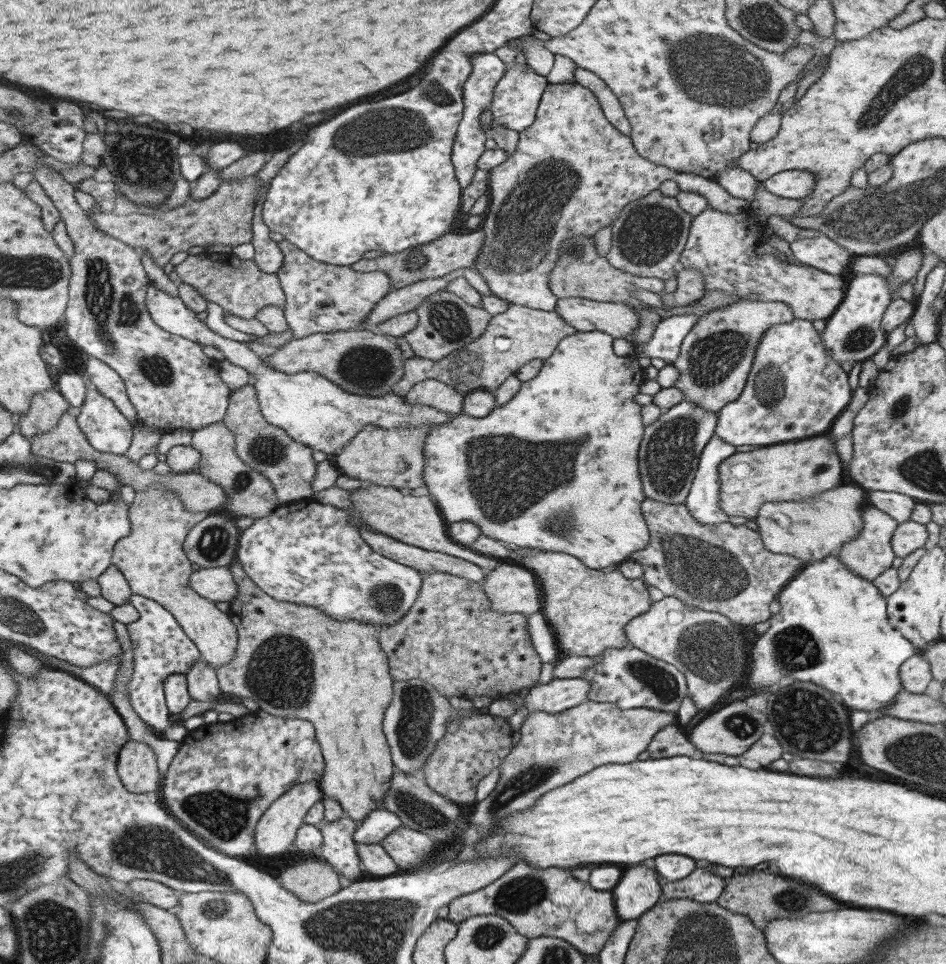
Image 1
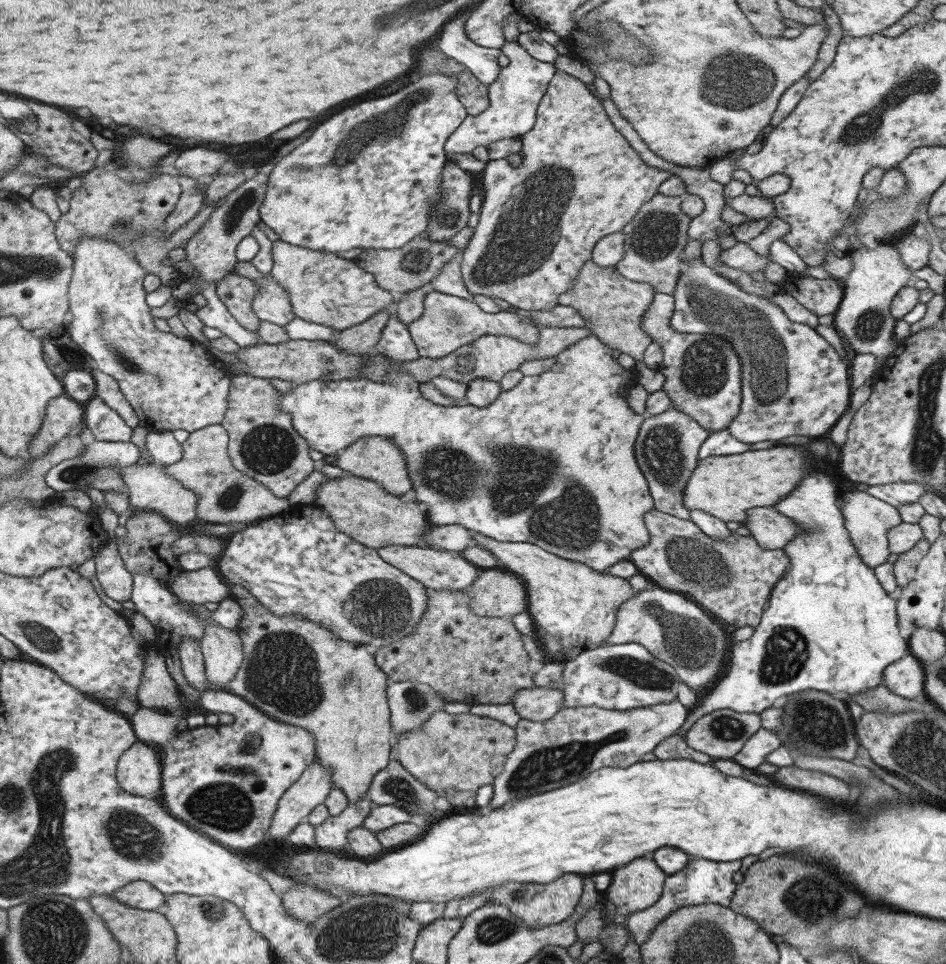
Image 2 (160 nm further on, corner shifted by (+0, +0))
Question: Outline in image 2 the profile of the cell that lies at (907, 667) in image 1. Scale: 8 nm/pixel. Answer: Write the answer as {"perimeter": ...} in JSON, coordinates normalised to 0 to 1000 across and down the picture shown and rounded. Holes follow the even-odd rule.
{"perimeter":[[[959,678],[939,689],[931,700],[932,710],[944,720],[965,725],[977,716],[977,699],[974,687]]]}

